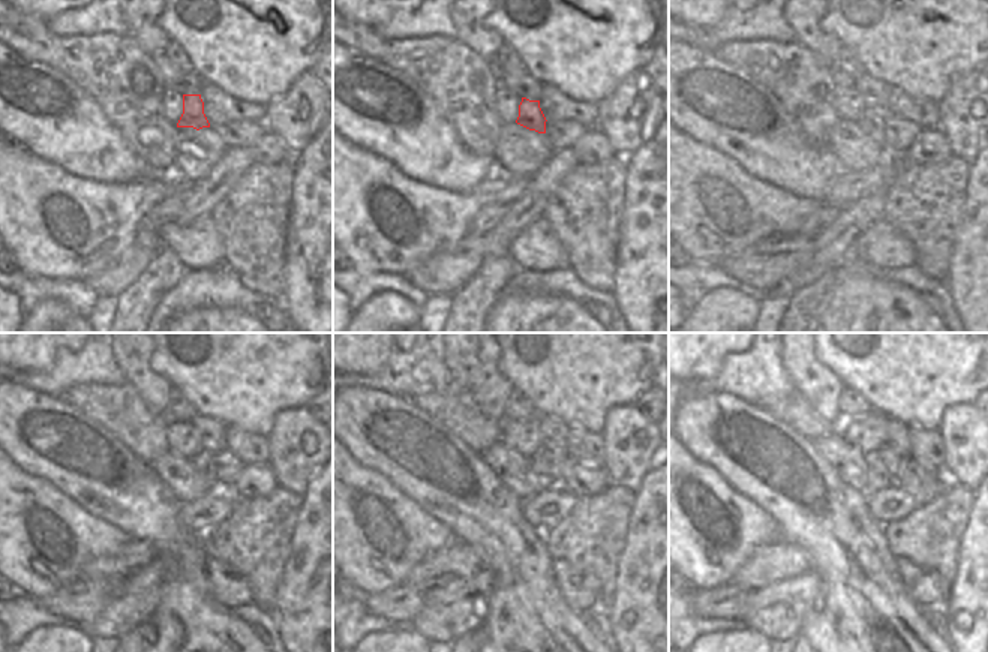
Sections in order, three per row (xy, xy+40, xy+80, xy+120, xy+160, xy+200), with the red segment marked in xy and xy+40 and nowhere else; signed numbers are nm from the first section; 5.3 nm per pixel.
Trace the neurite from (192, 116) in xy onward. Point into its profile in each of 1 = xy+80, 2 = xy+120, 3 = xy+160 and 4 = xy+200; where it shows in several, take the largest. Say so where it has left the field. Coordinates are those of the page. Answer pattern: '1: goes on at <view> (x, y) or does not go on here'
1: goes on at xy+80 (871, 122)
2: goes on at xy+120 (203, 462)
3: goes on at xy+160 (543, 481)
4: goes on at xy+200 (874, 481)

